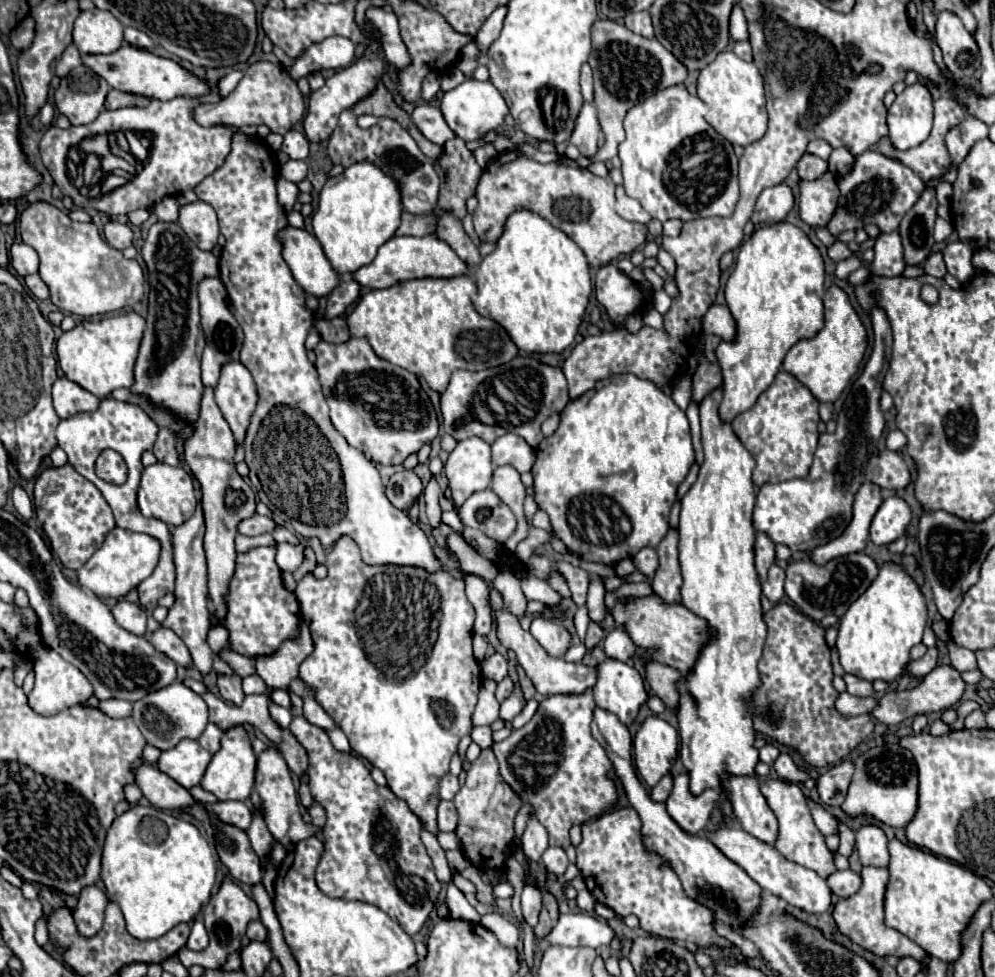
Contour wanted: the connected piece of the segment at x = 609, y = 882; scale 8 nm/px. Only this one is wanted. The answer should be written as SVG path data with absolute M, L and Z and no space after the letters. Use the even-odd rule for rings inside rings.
M618 808L606 812L592 822L582 824L582 842L578 844L578 868L592 896L610 906L618 916L636 914L640 918L640 928L652 936L670 938L676 942L696 944L696 946L730 946L728 940L720 938L712 928L712 914L706 906L690 900L678 876L670 866L662 864L660 856L644 850L640 842L640 818L632 808Z

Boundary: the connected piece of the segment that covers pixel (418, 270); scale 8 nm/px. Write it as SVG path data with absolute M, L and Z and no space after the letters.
M394 236L380 246L378 256L354 272L354 278L364 288L390 288L396 282L414 280L414 278L456 278L468 274L470 266L460 260L460 256L436 236Z

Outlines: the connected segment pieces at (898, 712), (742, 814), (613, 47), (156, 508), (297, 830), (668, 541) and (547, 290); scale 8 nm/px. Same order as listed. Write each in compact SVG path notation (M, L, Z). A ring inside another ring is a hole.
M936 666L930 674L926 674L922 678L922 682L912 688L912 690L890 690L882 696L882 700L878 702L878 706L872 710L872 716L886 724L886 726L892 726L892 724L900 724L902 720L906 718L912 718L916 714L928 714L928 712L938 712L938 710L946 710L950 706L954 706L962 694L964 694L964 680L960 678L960 672L954 670L952 666Z
M724 776L724 792L734 806L734 816L742 828L750 836L774 844L778 838L778 820L762 798L758 778Z
M608 18L596 20L592 26L592 54L588 64L594 70L594 106L598 110L598 120L606 138L604 146L594 156L578 158L578 166L584 168L592 162L604 162L618 154L618 144L624 138L622 120L632 106L644 102L668 86L682 84L688 76L688 70L656 38L638 36L626 30L626 26Z
M156 462L142 472L142 482L138 490L138 508L146 518L158 518L168 526L180 526L186 522L196 508L196 494L192 486L192 478L186 466L166 466Z
M253 728L253 731L257 738L264 740L267 745L269 744L268 748L266 748L262 754L258 754L254 790L260 794L260 798L262 798L262 802L264 802L266 824L268 824L268 830L272 832L272 836L274 836L274 840L276 840L276 846L274 846L274 850L272 850L270 860L278 866L278 864L284 860L284 856L286 856L286 844L290 844L290 842L300 842L302 838L308 838L308 836L316 834L318 828L312 826L312 824L304 824L304 822L302 822L300 806L298 806L298 796L296 796L294 784L292 784L292 778L290 778L290 770L288 770L286 760L282 758L282 754L280 754L280 750L278 750L278 746L270 742L259 730Z
M670 528L664 540L656 546L660 566L652 578L654 594L666 602L680 602L680 560L678 560L678 530Z
M528 210L514 212L506 220L504 234L498 238L498 248L488 254L476 270L476 286L478 292L472 298L476 312L498 322L518 350L528 354L558 354L566 350L576 338L592 292L592 280L584 252L562 230L550 226L550 222Z

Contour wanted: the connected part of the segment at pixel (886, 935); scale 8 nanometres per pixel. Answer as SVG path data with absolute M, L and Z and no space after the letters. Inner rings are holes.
M864 866L862 872L862 886L860 890L850 896L840 900L834 906L834 920L838 924L838 930L848 936L852 942L856 942L858 946L862 946L864 950L870 950L876 956L912 956L916 960L922 960L924 950L912 942L910 938L906 938L904 934L900 934L898 930L892 930L884 924L884 890L886 890L886 878L888 878L888 870L886 868L876 868L876 866Z

